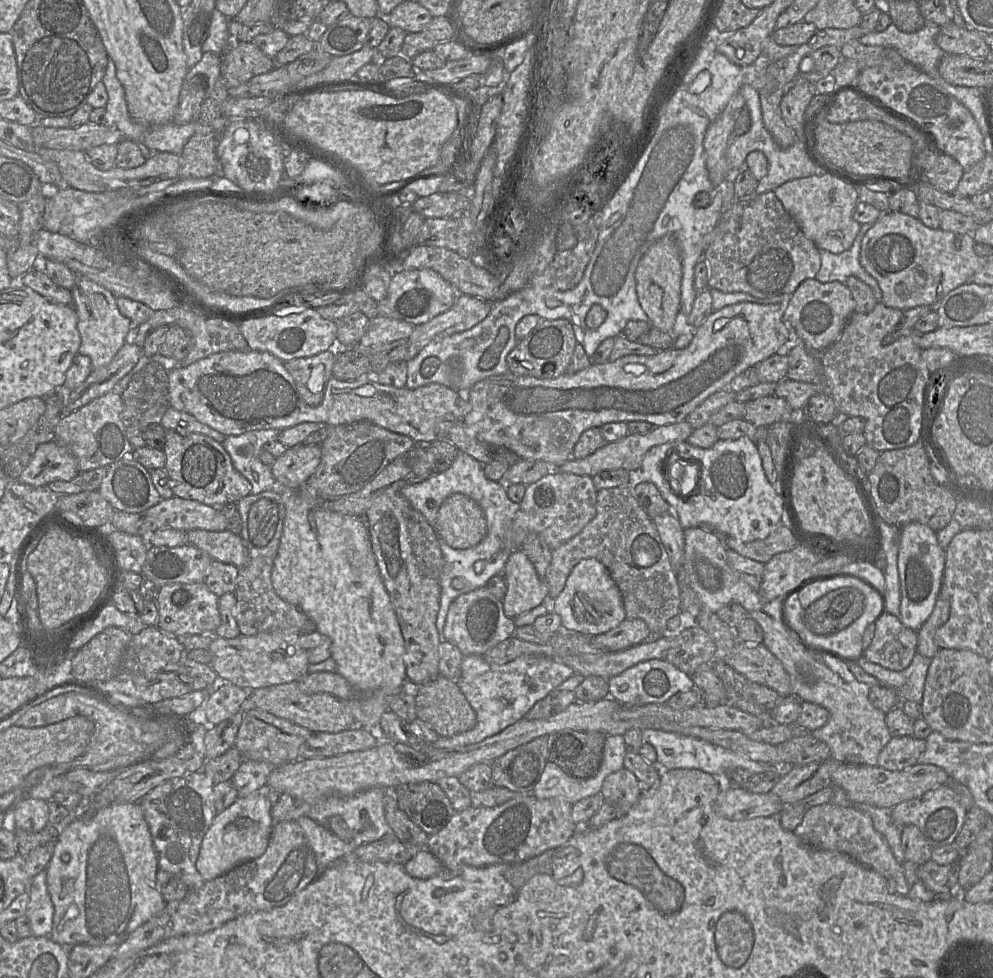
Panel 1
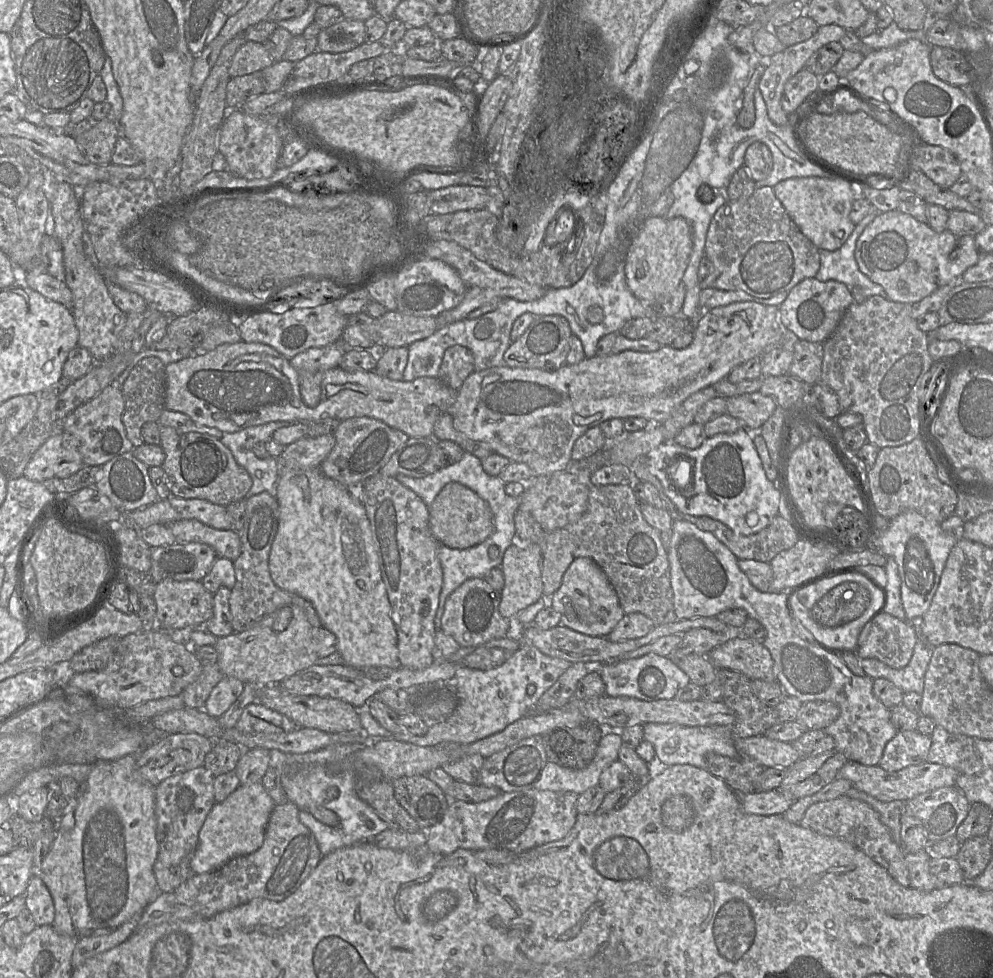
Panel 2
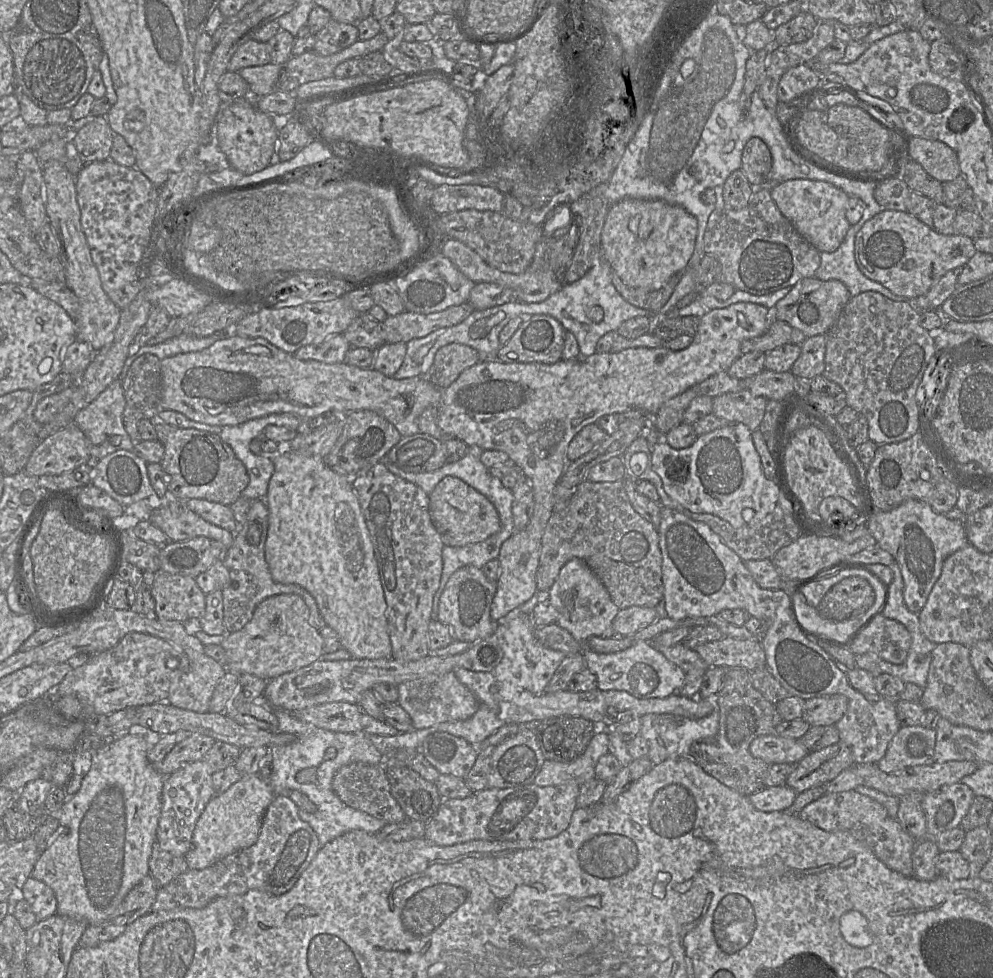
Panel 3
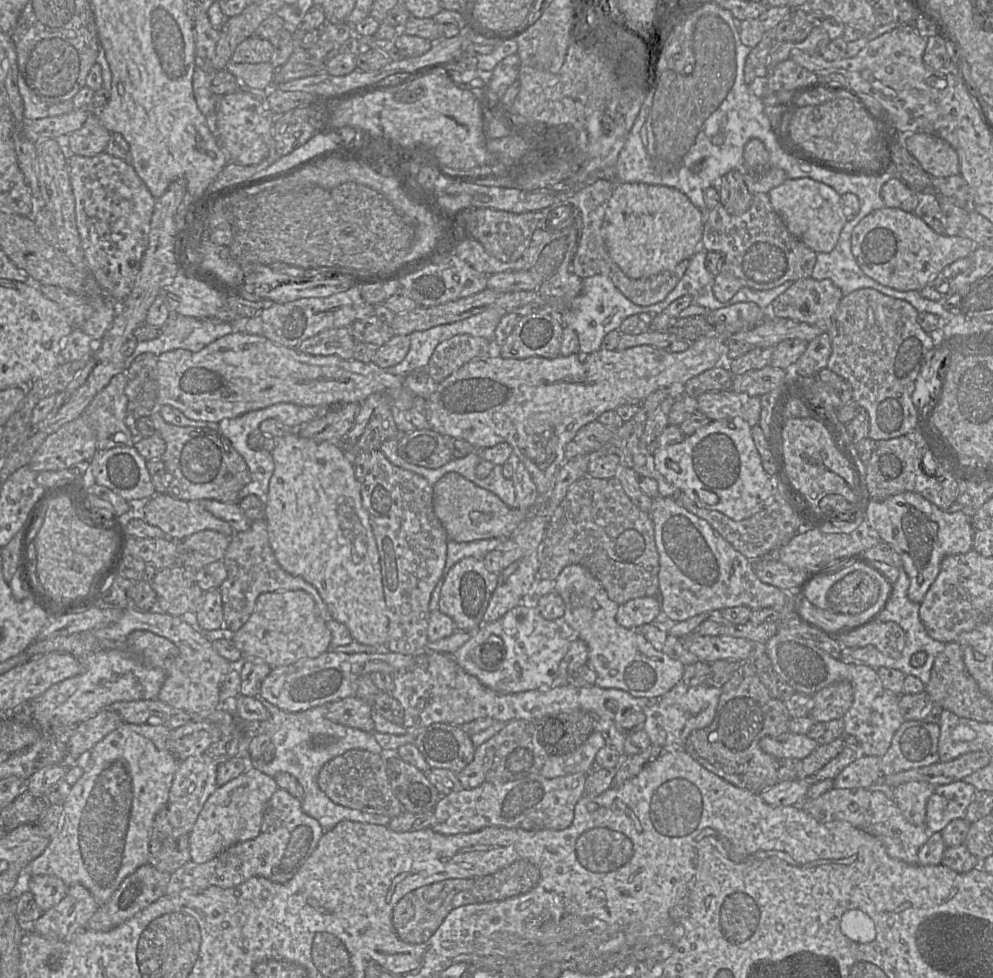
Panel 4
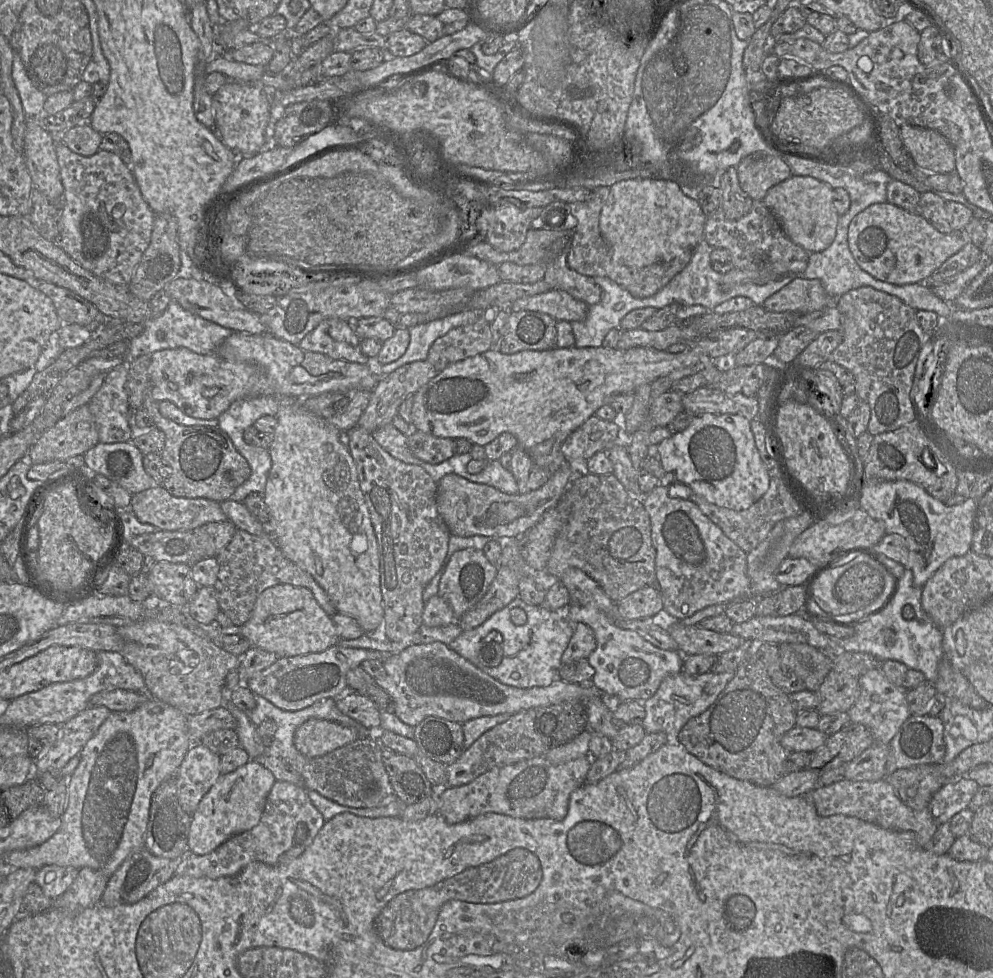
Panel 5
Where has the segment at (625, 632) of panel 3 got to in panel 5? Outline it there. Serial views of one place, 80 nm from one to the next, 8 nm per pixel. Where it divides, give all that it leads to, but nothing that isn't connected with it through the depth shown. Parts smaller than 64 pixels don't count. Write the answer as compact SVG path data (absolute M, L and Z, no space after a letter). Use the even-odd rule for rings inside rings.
M655 586L641 588L616 602L620 617L624 619L652 618L663 609L663 597Z

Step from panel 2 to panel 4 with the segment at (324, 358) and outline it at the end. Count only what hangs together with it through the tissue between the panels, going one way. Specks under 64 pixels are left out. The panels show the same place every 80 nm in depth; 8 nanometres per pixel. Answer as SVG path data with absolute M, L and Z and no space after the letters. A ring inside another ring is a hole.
M350 327L324 330L319 334L304 340L298 350L306 354L330 356L336 355L344 360L351 360L354 356L356 340Z

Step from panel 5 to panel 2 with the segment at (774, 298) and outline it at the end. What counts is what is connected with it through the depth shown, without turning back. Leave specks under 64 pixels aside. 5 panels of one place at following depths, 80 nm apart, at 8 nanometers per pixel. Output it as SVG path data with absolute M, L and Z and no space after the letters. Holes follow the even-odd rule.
M806 278L791 289L779 306L779 321L798 340L824 343L853 302L853 296L846 284L836 280L821 282L816 278Z

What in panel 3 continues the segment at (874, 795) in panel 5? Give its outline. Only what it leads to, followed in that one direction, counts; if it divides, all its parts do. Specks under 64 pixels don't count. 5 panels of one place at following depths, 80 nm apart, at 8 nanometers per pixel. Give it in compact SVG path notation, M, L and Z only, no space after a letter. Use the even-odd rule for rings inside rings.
M850 790L825 793L816 801L806 805L800 818L827 831L843 831L868 847L888 868L905 876L913 877L912 853L918 843L901 826L897 819L891 818L886 809L872 798Z

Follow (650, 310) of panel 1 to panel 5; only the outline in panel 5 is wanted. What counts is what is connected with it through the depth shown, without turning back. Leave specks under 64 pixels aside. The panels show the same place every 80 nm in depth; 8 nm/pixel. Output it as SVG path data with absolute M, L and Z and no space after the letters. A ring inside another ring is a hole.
M634 178L621 180L610 187L599 220L600 233L606 241L613 257L620 263L642 268L655 263L667 262L684 251L694 251L704 239L706 215L699 202L681 191L675 181L654 178Z

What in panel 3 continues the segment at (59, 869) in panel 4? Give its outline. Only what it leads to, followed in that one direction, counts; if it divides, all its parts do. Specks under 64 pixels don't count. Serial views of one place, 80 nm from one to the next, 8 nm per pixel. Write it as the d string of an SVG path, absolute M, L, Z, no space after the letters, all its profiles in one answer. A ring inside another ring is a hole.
M130 730L127 733L116 736L113 739L96 747L93 752L91 767L88 773L83 777L82 784L77 793L68 797L61 810L57 814L58 828L55 831L55 837L48 847L38 858L31 876L49 886L57 900L57 914L77 920L83 920L89 925L98 925L108 920L118 909L126 895L138 885L146 876L150 875L149 859L152 854L153 845L156 839L156 832L162 807L162 789L165 776L154 769L147 758L150 745L145 739Z

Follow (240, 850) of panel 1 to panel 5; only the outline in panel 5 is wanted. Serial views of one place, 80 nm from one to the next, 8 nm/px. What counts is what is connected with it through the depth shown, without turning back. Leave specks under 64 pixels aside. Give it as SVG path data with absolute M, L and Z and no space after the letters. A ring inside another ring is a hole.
M254 760L230 773L221 774L191 815L187 838L188 850L197 855L208 854L230 837L257 825L275 781L272 772Z

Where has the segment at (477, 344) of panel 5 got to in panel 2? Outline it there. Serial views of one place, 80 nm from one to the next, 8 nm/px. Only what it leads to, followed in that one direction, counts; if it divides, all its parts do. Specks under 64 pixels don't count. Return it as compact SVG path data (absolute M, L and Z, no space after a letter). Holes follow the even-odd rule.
M453 345L443 354L438 379L452 389L458 390L473 371L473 353L464 346Z

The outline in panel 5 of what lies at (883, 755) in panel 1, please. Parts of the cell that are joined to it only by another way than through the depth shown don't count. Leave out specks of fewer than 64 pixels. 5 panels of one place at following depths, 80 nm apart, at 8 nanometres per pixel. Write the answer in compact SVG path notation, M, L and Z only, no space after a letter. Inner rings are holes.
M911 715L889 743L886 776L901 768L943 762L945 751L942 719Z

